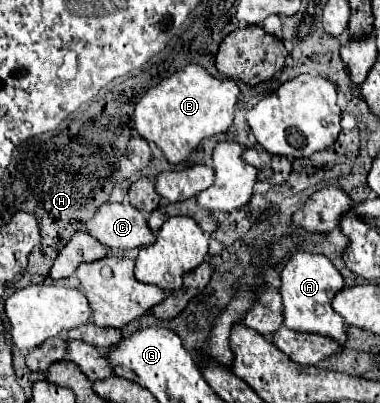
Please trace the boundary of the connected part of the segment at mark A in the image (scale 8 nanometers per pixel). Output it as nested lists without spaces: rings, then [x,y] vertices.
[[[296,252],[286,268],[282,270],[282,302],[284,302],[284,326],[296,332],[312,332],[320,336],[328,336],[338,344],[346,344],[346,324],[332,310],[332,298],[344,288],[342,274],[332,266],[332,262],[322,254]]]

